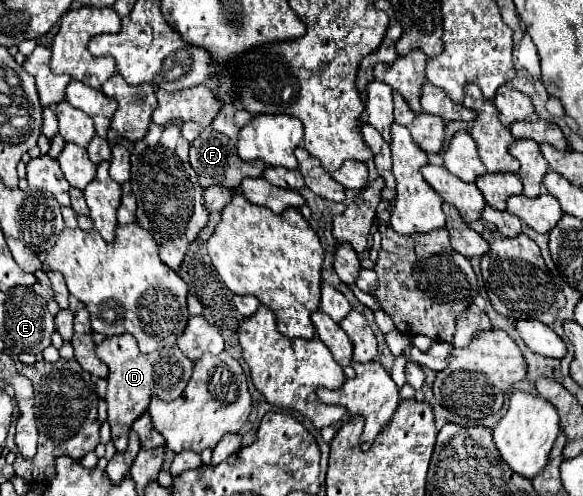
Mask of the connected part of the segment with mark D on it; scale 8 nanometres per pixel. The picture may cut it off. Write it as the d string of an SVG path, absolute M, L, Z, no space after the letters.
M124 333L120 337L110 337L96 347L96 355L100 361L108 365L108 391L106 391L106 405L108 405L108 423L112 427L112 443L118 453L126 451L128 433L132 423L148 409L150 397L158 395L162 401L174 401L182 395L188 379L192 377L192 361L182 355L178 347L154 351L142 355L132 335Z

